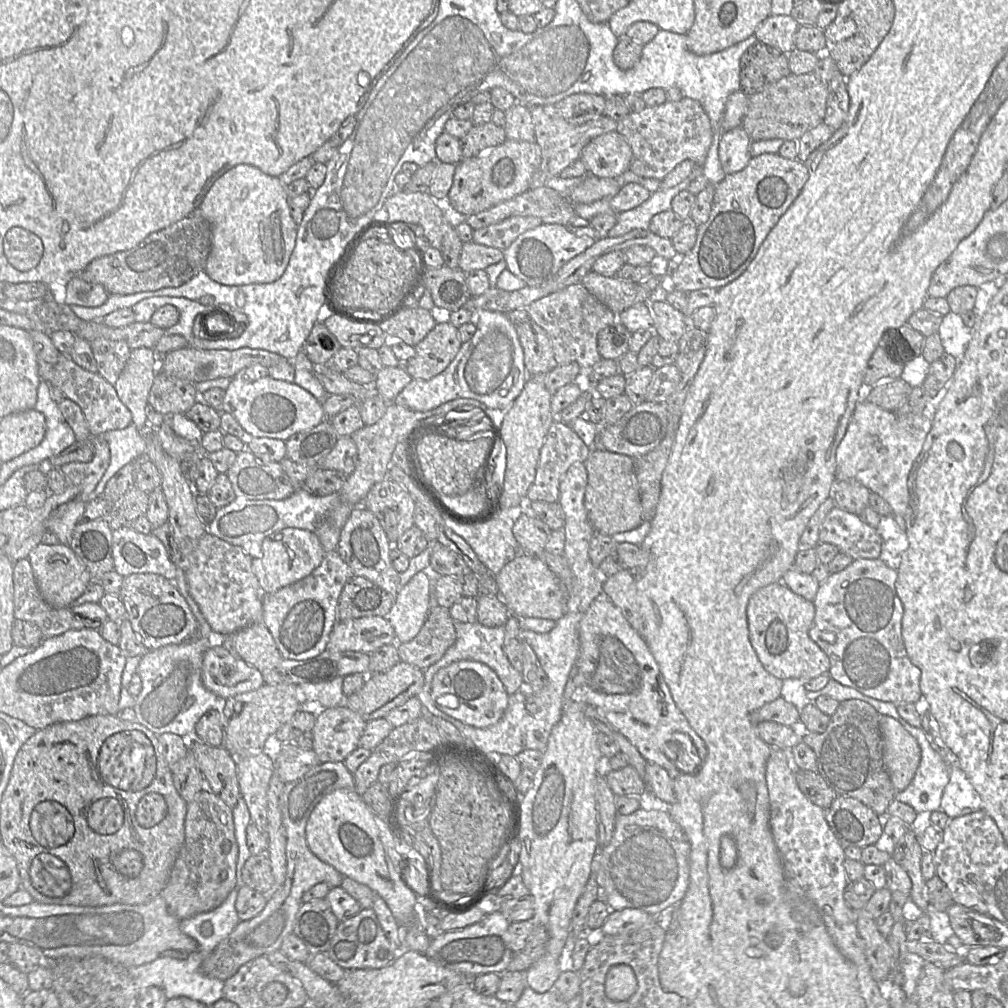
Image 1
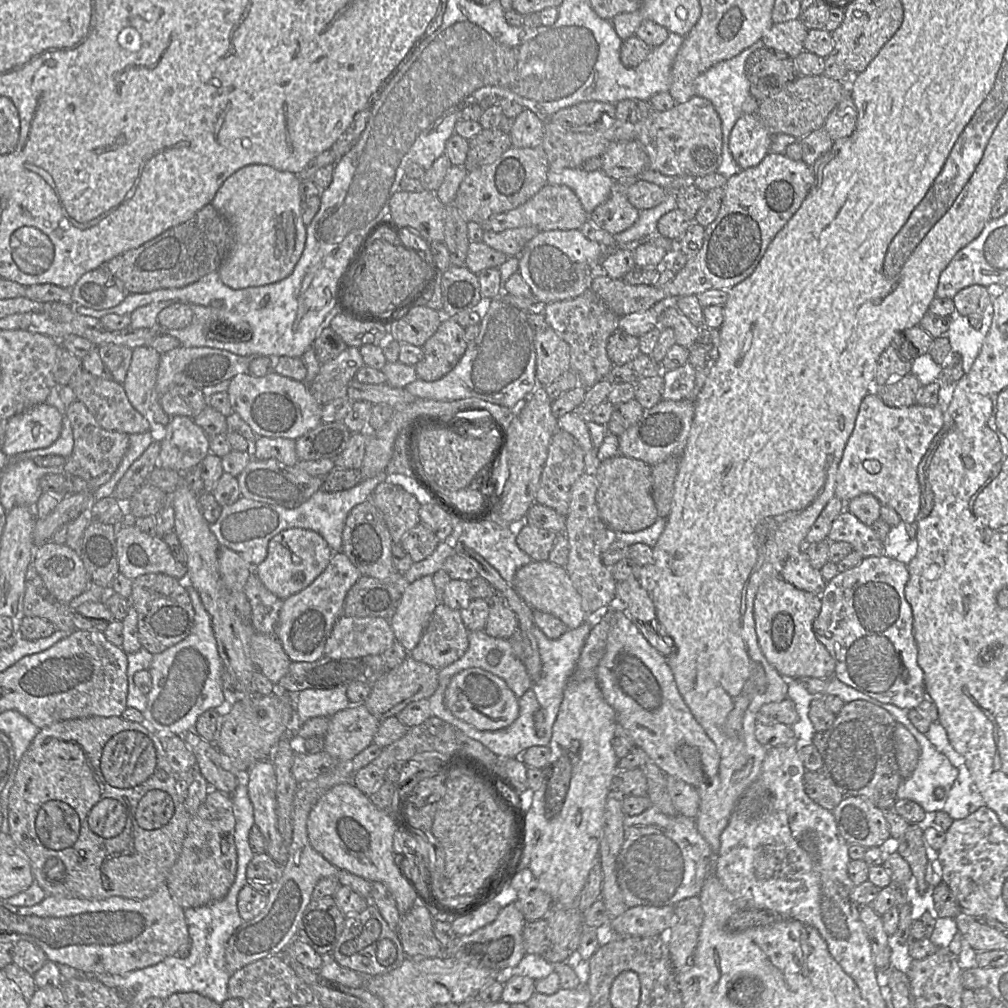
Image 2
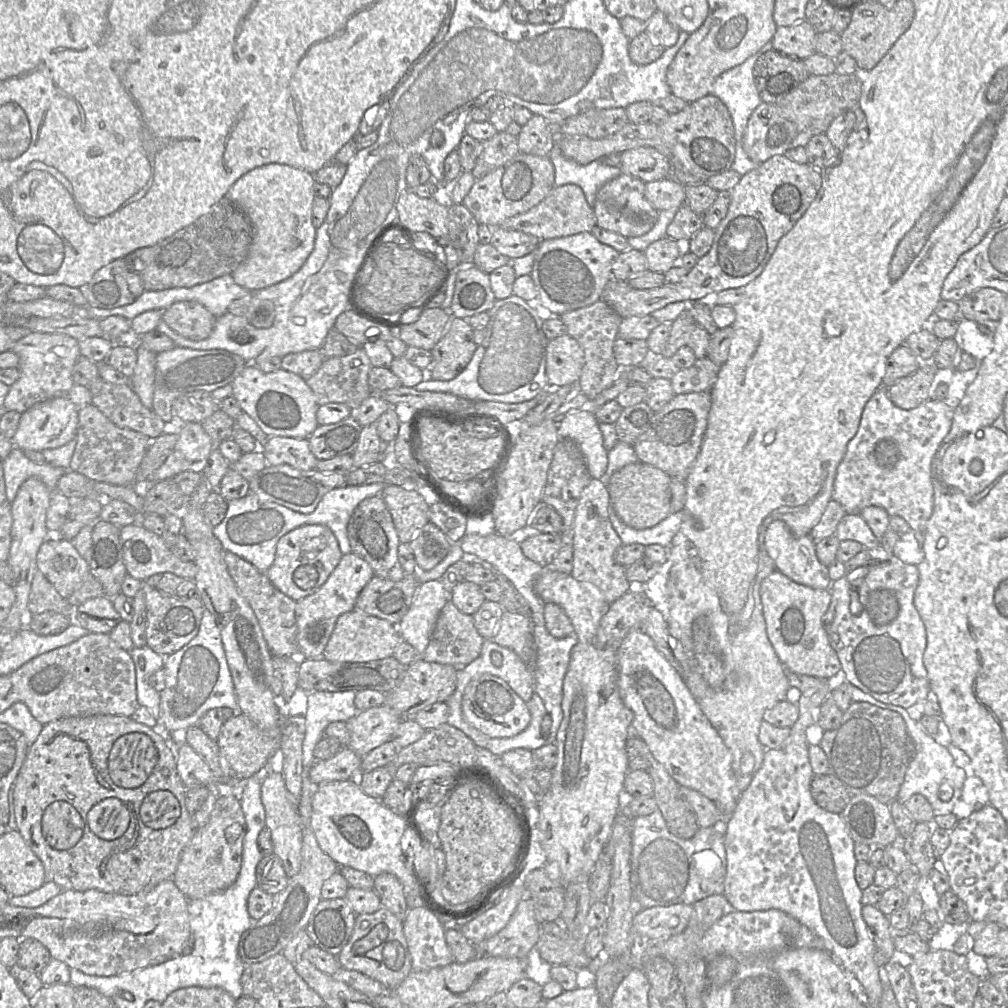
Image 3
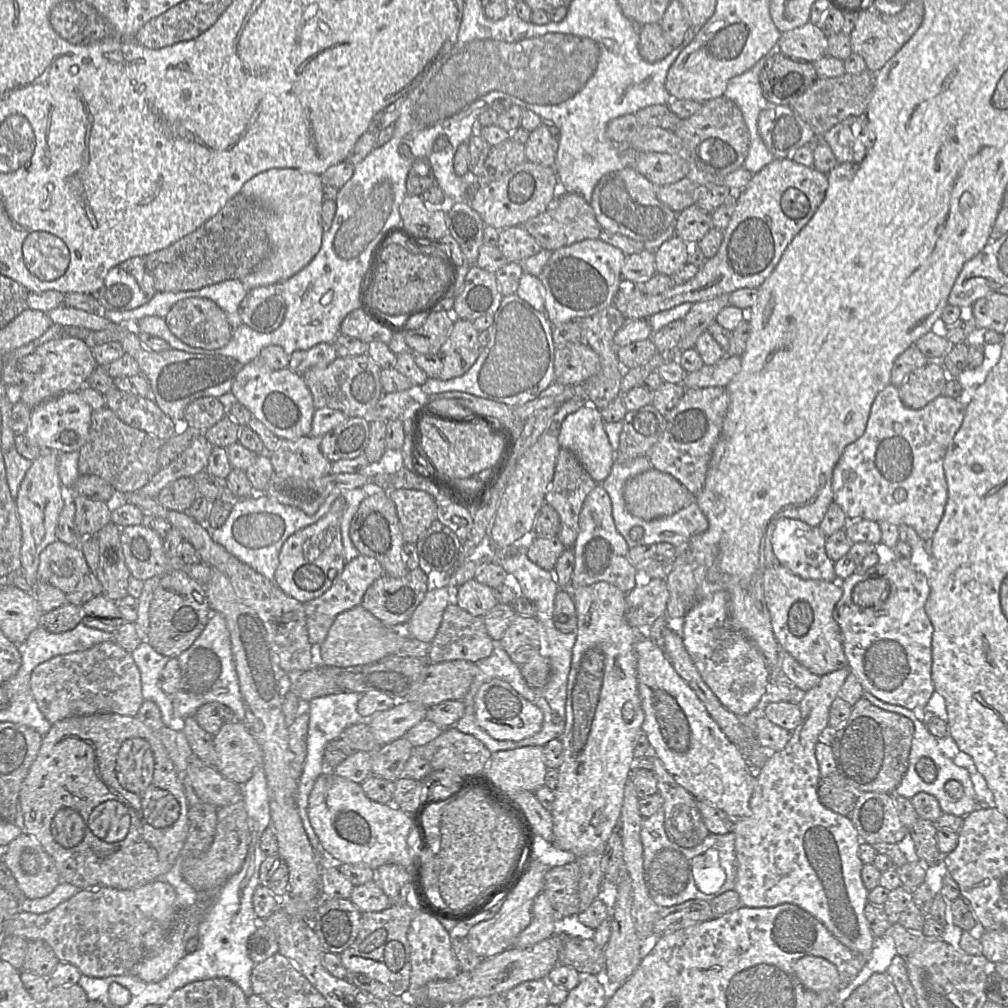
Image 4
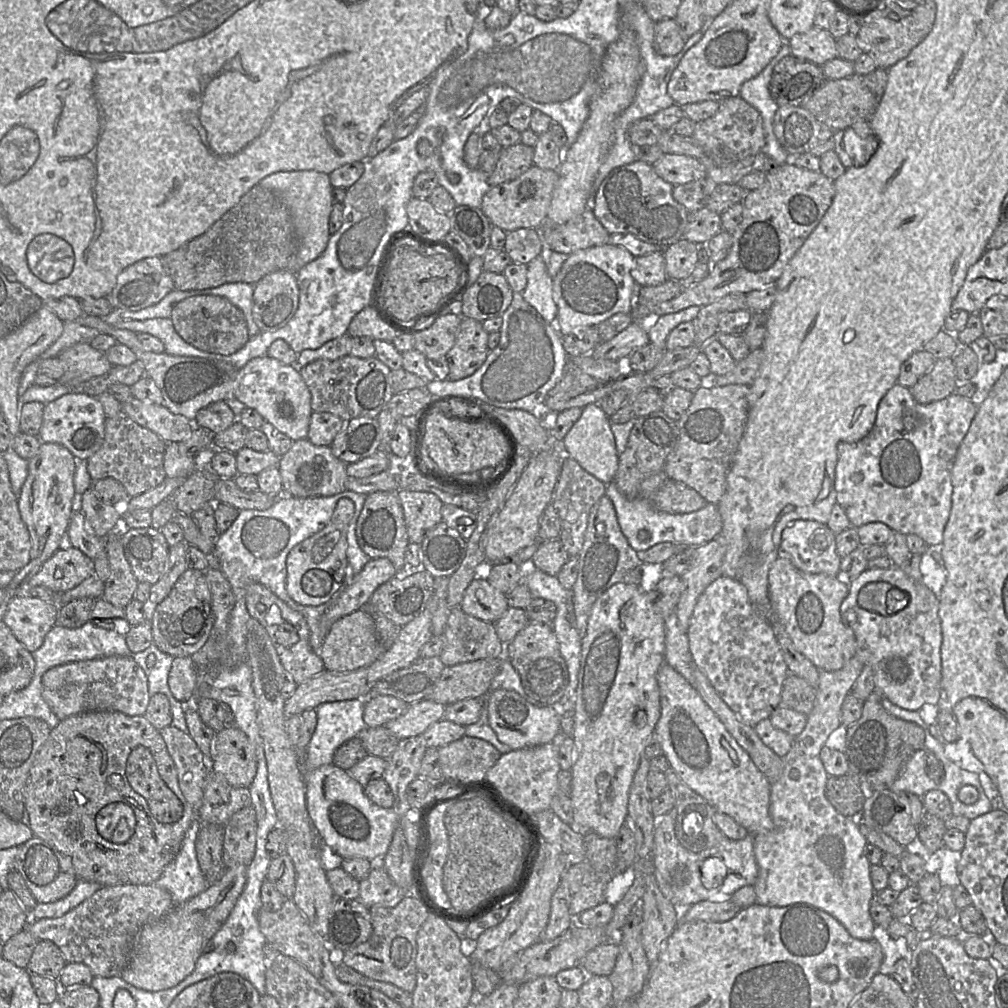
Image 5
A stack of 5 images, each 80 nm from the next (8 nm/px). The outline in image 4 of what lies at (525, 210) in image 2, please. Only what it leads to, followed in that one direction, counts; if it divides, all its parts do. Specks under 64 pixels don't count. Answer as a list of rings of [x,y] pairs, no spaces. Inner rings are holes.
[[[559,190],[546,210],[525,221],[523,227],[540,244],[542,249],[554,251],[585,239],[599,239],[601,227],[593,209],[584,198],[574,192]]]

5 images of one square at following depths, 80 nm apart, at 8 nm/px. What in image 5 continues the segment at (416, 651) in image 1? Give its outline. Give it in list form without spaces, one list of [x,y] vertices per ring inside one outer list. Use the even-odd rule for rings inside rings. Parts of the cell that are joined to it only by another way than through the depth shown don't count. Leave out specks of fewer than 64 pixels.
[[[460,607],[450,609],[443,631],[444,648],[439,655],[445,666],[486,659],[499,659],[505,656],[506,644],[500,641],[493,623],[489,623],[464,613]]]

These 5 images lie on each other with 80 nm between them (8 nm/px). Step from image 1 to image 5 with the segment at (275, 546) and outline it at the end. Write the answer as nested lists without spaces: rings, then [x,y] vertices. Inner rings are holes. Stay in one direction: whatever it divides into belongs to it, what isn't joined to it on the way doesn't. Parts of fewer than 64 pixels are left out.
[[[349,498],[339,499],[329,523],[289,552],[286,559],[286,590],[297,603],[306,606],[325,604],[350,583],[351,567],[346,556],[346,535],[354,511],[355,505]]]

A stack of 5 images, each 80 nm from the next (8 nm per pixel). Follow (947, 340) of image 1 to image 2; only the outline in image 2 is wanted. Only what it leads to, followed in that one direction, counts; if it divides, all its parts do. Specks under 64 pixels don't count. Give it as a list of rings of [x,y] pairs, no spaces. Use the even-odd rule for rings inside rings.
[[[956,310],[949,317],[951,322],[946,337],[952,351],[962,357],[963,371],[966,374],[978,356],[986,335],[970,324],[968,316],[960,315]]]

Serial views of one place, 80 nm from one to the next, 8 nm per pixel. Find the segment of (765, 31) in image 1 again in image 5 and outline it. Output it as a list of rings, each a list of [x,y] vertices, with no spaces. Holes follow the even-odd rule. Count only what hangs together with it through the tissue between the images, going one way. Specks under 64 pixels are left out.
[[[815,26],[806,33],[785,40],[785,43],[790,46],[791,55],[818,66],[838,58],[836,38],[828,30]]]

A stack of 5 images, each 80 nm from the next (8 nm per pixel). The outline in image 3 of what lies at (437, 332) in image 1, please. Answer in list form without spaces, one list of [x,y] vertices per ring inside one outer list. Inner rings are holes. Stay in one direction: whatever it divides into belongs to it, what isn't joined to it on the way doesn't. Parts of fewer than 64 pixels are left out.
[[[451,317],[446,332],[431,349],[432,363],[422,370],[434,380],[451,380],[465,369],[477,346],[473,328],[464,319]]]

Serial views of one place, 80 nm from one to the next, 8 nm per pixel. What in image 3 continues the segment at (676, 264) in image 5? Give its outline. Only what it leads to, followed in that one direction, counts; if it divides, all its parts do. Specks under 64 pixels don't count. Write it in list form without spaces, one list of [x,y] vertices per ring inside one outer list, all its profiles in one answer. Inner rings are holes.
[[[668,237],[651,243],[643,252],[647,270],[664,274],[676,265],[684,251],[686,250],[683,244]]]

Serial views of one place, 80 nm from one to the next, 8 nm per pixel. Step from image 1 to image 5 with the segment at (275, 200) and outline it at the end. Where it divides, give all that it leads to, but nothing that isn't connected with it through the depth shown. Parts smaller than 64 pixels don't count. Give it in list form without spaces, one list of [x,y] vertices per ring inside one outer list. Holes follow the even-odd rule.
[[[313,170],[278,171],[263,178],[258,185],[276,193],[288,208],[298,245],[285,270],[297,273],[324,252],[331,235],[329,218],[334,200],[329,175]]]

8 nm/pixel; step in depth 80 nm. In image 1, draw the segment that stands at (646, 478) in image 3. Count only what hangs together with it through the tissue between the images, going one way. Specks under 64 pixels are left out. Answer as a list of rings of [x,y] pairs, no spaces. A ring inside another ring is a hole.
[[[591,449],[588,458],[583,462],[588,473],[584,504],[595,531],[612,536],[636,529],[644,521],[634,461],[627,455]]]

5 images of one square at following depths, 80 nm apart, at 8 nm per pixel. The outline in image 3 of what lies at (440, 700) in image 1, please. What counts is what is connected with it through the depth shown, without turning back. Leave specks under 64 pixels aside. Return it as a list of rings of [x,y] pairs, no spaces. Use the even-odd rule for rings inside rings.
[[[483,674],[471,680],[465,688],[461,703],[465,719],[476,729],[490,737],[512,737],[530,723],[531,715],[526,702],[503,679]]]

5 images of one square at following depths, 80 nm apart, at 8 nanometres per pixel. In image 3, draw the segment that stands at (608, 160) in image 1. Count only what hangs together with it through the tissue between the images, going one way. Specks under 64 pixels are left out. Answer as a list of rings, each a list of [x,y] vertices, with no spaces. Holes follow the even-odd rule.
[[[634,148],[623,151],[620,155],[621,174],[636,177],[645,183],[673,176],[669,159],[654,148]]]

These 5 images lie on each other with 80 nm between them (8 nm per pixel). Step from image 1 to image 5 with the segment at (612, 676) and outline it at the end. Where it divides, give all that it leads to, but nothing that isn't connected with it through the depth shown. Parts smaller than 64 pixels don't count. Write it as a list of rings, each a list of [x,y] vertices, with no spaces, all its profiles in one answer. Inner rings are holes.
[[[665,662],[656,679],[661,715],[654,736],[671,768],[716,811],[733,818],[749,834],[770,831],[773,828],[769,810],[771,782],[682,675]]]

